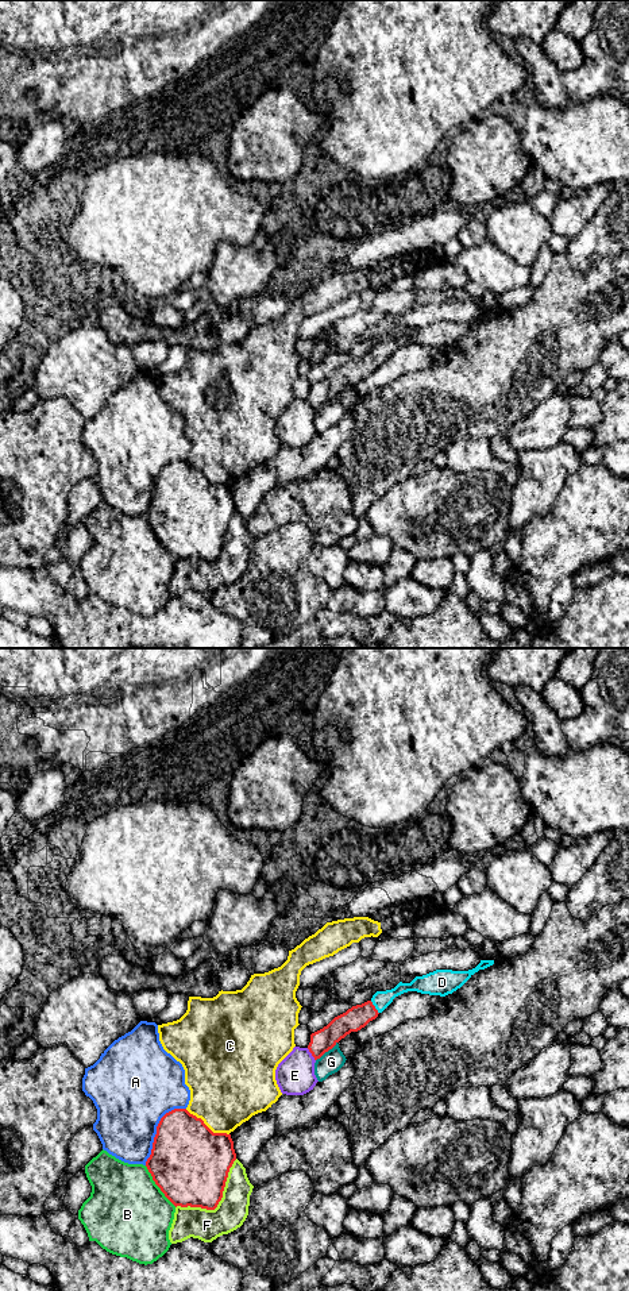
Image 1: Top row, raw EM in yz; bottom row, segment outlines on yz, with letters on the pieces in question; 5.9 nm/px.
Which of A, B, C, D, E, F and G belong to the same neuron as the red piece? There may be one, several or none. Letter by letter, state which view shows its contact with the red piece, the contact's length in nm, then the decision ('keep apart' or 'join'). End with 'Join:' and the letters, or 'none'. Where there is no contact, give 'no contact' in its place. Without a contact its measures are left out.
A: contact in yz; length 420 nm; keep apart
B: contact in yz; length 320 nm; keep apart
C: contact in yz; length 300 nm; keep apart
D: contact in yz; length 90 nm; join
E: contact in yz; length 90 nm; keep apart
F: contact in yz; length 460 nm; keep apart
G: contact in yz; length 170 nm; keep apart
Join: D

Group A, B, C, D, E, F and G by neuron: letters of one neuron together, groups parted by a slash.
A / B / C / D / E / F / G

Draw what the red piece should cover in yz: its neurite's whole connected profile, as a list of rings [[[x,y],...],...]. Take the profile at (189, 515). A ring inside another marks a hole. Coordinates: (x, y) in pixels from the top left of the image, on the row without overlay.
[[[174,460],[157,478],[146,519],[175,559],[215,562],[235,512],[231,486],[213,485],[186,460]]]

